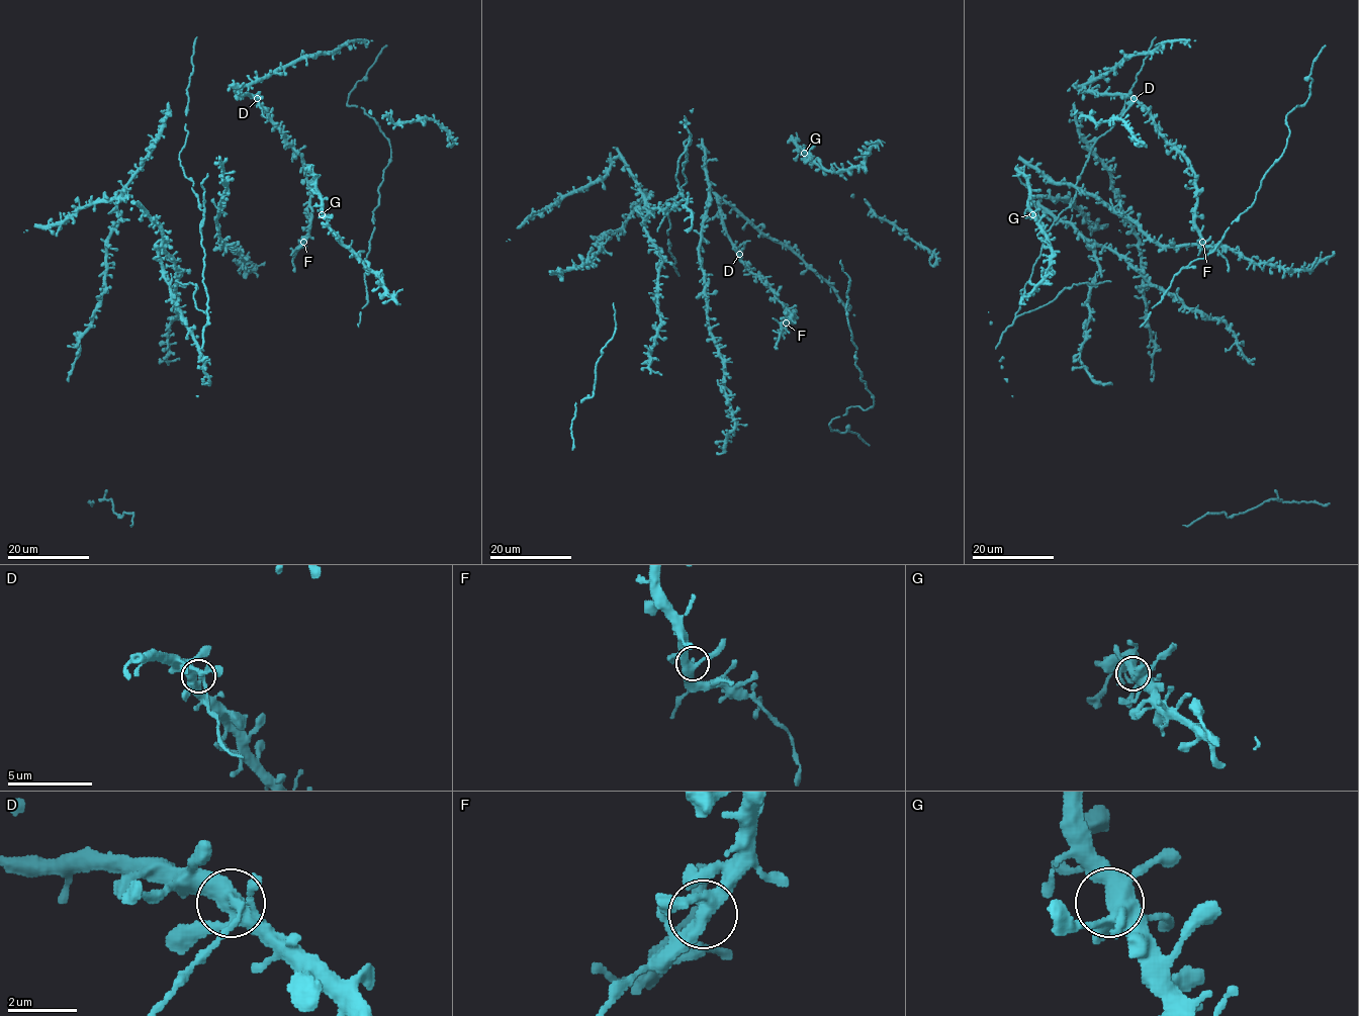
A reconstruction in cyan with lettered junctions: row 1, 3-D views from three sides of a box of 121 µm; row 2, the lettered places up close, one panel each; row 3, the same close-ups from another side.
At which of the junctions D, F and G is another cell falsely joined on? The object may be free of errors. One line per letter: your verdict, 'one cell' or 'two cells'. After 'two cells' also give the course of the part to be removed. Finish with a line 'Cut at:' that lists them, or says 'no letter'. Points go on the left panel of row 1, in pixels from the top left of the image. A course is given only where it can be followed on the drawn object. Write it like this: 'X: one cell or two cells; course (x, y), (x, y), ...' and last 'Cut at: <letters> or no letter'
D: two cells; course (257, 99), (261, 113), (268, 118)
F: one cell
G: one cell
Cut at: D

